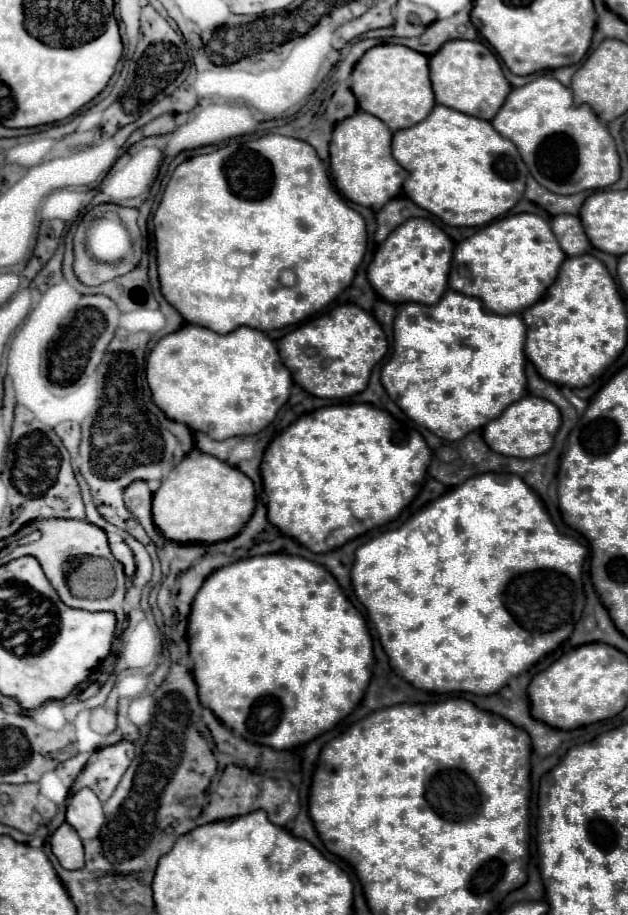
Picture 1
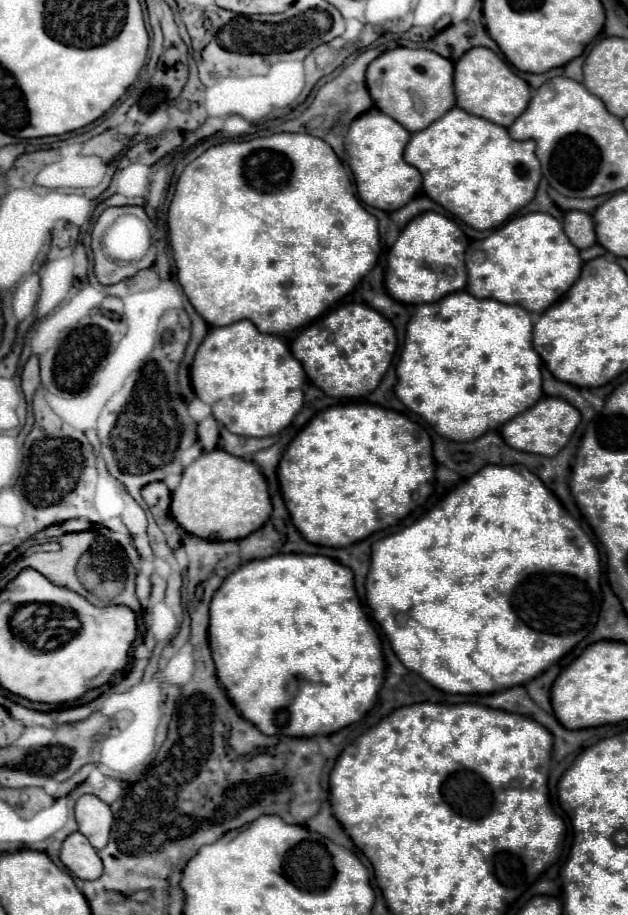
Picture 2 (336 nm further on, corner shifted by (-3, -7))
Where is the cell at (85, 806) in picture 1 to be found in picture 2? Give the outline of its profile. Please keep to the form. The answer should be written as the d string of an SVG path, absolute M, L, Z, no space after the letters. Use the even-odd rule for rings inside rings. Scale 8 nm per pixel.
M82 795L76 803L76 821L78 831L88 837L92 847L102 849L108 843L114 817L104 801L94 795Z

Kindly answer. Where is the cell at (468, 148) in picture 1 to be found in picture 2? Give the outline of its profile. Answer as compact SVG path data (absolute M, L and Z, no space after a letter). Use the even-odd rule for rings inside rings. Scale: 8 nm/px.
M452 107L446 115L434 121L430 127L412 133L408 147L404 149L404 159L412 163L422 173L422 185L430 199L440 203L448 213L468 223L474 229L494 229L508 221L516 211L532 201L540 183L540 161L536 159L536 143L514 141L506 127L500 127L488 119L466 113L460 107Z

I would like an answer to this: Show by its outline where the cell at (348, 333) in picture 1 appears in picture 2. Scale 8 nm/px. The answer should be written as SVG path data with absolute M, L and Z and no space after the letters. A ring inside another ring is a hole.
M350 303L350 305L338 307L338 309L322 315L316 323L308 325L292 341L290 349L292 349L292 355L296 359L300 359L308 379L316 387L320 387L326 395L330 395L330 397L362 397L362 395L372 393L378 387L382 375L390 367L394 351L396 351L396 331L386 317L376 313L376 309L372 309L364 303Z

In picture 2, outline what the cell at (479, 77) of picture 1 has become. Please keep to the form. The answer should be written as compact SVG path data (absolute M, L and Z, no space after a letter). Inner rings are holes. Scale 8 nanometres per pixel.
M474 47L456 61L454 91L456 105L460 109L484 117L502 127L510 127L516 121L516 117L528 107L530 101L530 85L522 77L518 77L500 55L486 47Z

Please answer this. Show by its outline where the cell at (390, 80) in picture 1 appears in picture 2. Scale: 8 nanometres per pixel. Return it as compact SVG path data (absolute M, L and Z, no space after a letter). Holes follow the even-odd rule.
M408 47L384 51L368 65L366 71L366 85L376 107L396 119L402 127L408 127L410 133L422 131L456 105L452 79L454 63L450 59L444 59L434 51Z

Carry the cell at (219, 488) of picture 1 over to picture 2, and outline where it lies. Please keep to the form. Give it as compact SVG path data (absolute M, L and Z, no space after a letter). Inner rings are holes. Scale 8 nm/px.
M214 449L202 453L184 469L182 481L172 493L170 511L188 533L210 541L230 541L244 539L260 529L272 513L272 503L268 483L254 461L240 459L224 449Z

